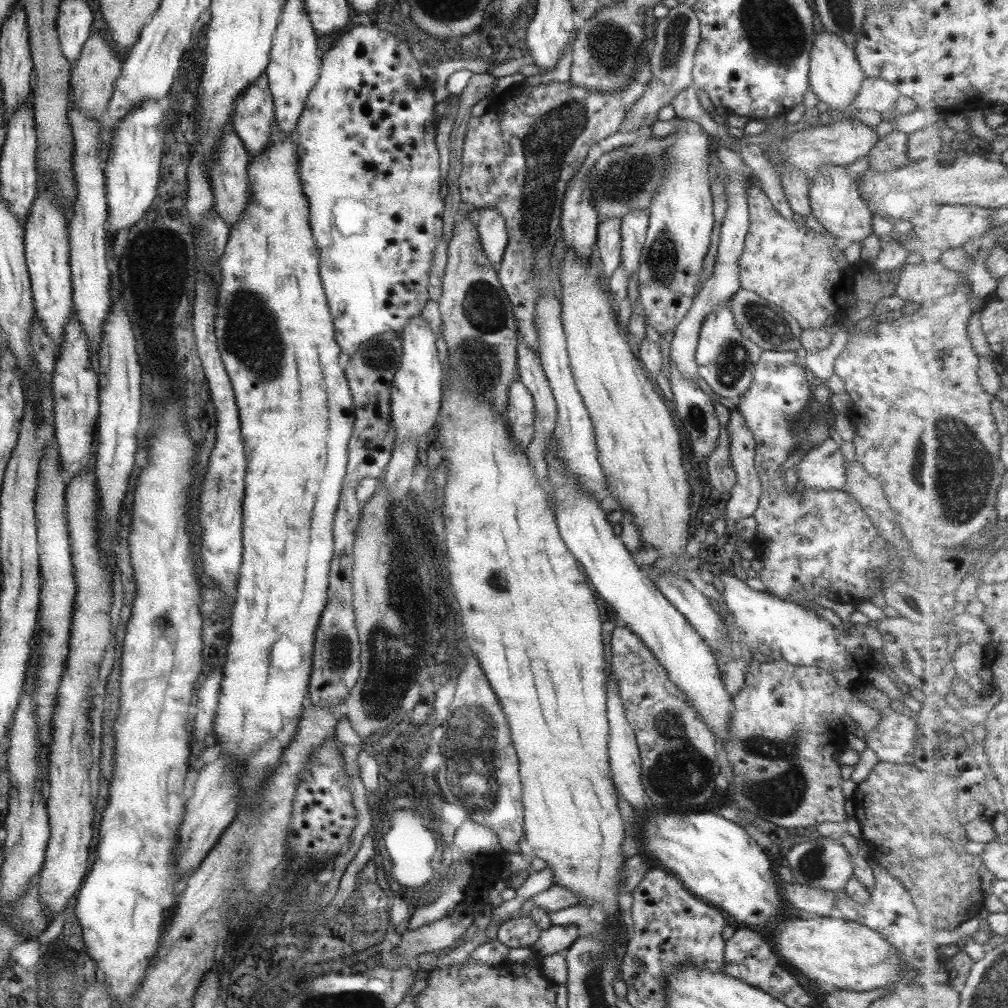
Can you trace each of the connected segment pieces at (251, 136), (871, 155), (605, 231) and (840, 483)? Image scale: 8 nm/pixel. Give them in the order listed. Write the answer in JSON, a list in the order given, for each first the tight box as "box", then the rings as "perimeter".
[{"box":[230,75,274,158],"perimeter":[[[262,75],[253,82],[253,86],[258,88],[263,96],[259,106],[247,108],[249,102],[245,102],[241,94],[234,103],[230,122],[250,158],[263,153],[270,142],[271,124],[274,122],[274,107],[268,90],[268,81]]]},{"box":[867,131,909,172],"perimeter":[[[892,131],[879,137],[867,155],[869,170],[887,172],[906,166],[909,163],[907,159],[907,142],[908,131]]]},{"box":[596,219,620,284],"perimeter":[[[606,219],[596,230],[597,252],[601,260],[601,279],[606,284],[613,270],[620,264],[620,219]]]},{"box":[794,436,845,491],"perimeter":[[[829,436],[803,454],[794,467],[805,490],[834,491],[845,486],[845,459]]]}]

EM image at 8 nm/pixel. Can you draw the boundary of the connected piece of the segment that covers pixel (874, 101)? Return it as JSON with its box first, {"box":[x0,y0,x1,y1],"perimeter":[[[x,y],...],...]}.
{"box":[852,78,900,117],"perimeter":[[[864,78],[852,106],[857,111],[871,110],[887,117],[900,112],[899,100],[896,87],[889,82],[879,78]]]}

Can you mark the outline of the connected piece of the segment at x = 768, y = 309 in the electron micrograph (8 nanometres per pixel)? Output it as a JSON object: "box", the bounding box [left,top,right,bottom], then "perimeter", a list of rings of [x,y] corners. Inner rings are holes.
{"box":[728,286,801,351],"perimeter":[[[741,286],[728,300],[729,310],[733,314],[735,328],[749,342],[755,343],[761,350],[795,351],[800,348],[801,329],[797,321],[781,307],[765,301],[764,298]]]}

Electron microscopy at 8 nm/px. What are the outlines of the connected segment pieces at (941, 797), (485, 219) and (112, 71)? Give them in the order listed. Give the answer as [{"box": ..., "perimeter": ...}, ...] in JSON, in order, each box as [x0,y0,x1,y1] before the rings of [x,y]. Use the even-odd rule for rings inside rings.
[{"box":[851,761,985,937],"perimeter":[[[878,761],[866,780],[856,784],[851,796],[855,806],[852,816],[859,823],[861,839],[868,848],[868,858],[885,868],[907,890],[919,913],[918,921],[928,927],[935,925],[944,937],[948,937],[961,922],[977,918],[985,904],[985,890],[980,875],[983,859],[965,850],[970,840],[966,824],[959,820],[957,814],[957,790],[959,784],[953,776],[921,772],[917,763],[903,765]]]},{"box":[475,208,508,268],"perimeter":[[[481,208],[475,222],[481,248],[495,268],[499,265],[508,240],[503,218],[496,211],[493,208]]]},{"box":[70,30,122,121],"perimeter":[[[91,30],[83,42],[79,58],[72,63],[70,68],[70,98],[76,110],[84,114],[84,118],[99,121],[106,114],[108,100],[113,93],[115,80],[119,79],[122,58],[117,58],[111,43],[104,40],[97,31]]]}]

